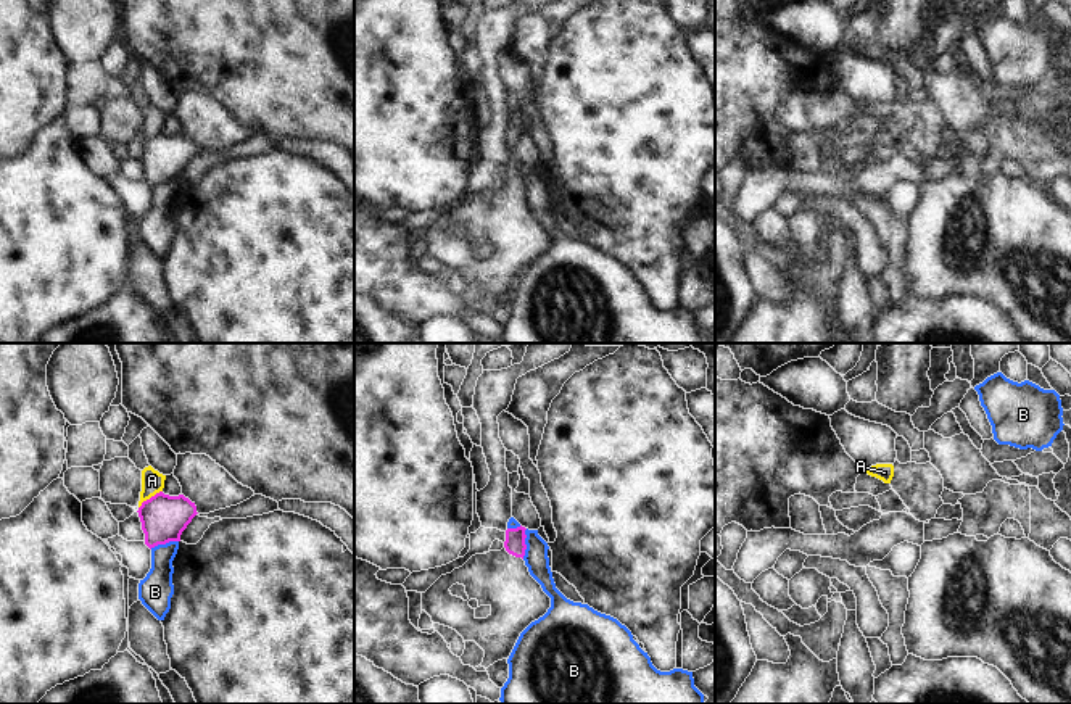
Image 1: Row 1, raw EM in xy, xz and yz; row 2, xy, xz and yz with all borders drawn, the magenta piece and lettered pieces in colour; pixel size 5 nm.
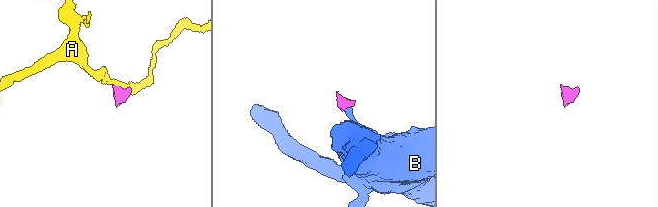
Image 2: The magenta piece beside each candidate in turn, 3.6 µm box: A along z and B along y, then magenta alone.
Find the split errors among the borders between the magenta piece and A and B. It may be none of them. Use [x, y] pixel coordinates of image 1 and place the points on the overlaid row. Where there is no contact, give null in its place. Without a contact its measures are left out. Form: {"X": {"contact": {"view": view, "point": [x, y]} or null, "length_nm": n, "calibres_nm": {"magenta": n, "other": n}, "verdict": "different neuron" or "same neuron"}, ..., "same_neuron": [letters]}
{"A": {"contact": {"view": "xy", "point": [150, 498]}, "length_nm": 150, "calibres_nm": {"magenta": 220, "other": 110}, "verdict": "different neuron"}, "B": {"contact": {"view": "xz", "point": [524, 543]}, "length_nm": 150, "calibres_nm": {"magenta": 100, "other": 120}, "verdict": "different neuron"}, "same_neuron": []}

